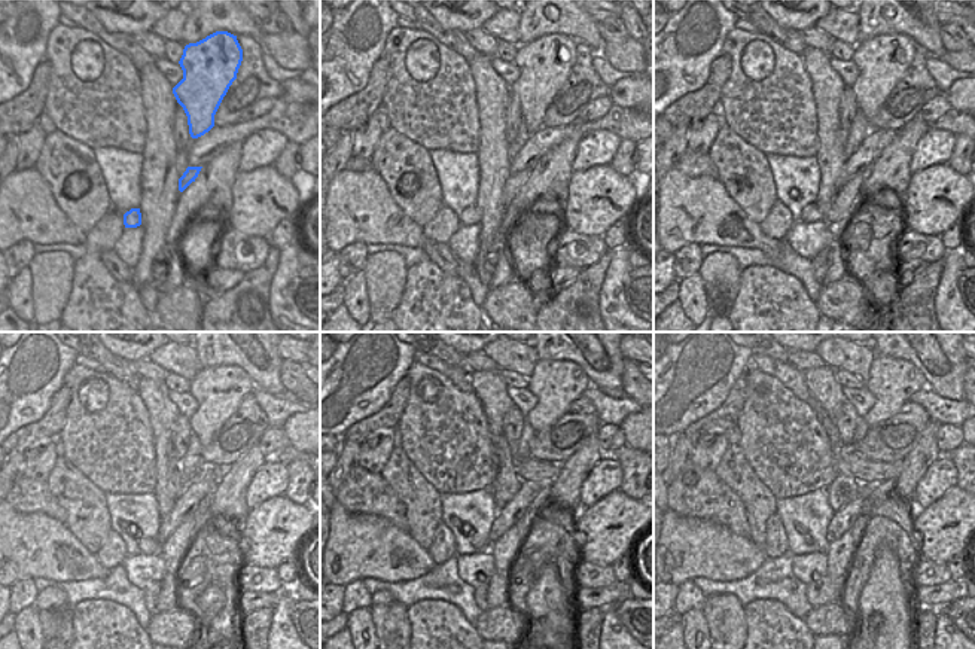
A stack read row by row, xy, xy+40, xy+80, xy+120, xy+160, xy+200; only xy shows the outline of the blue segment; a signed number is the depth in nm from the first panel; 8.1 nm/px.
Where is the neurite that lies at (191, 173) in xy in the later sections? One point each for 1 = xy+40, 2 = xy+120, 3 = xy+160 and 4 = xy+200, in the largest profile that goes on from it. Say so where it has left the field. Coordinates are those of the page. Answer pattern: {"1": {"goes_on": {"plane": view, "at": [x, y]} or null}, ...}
{"1": {"goes_on": {"plane": "xy+40", "at": [514, 183]}}, "2": {"goes_on": {"plane": "xy+120", "at": [173, 548]}}, "3": {"goes_on": {"plane": "xy+160", "at": [506, 548]}}, "4": {"goes_on": {"plane": "xy+200", "at": [840, 552]}}}

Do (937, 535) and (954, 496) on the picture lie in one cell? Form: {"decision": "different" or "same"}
{"decision": "same"}

